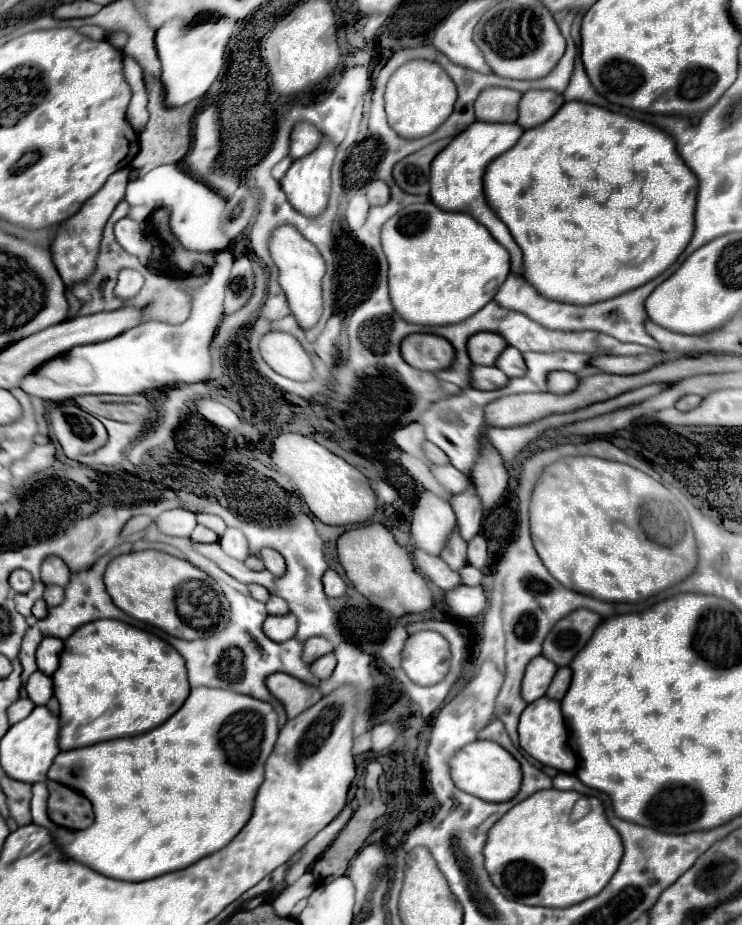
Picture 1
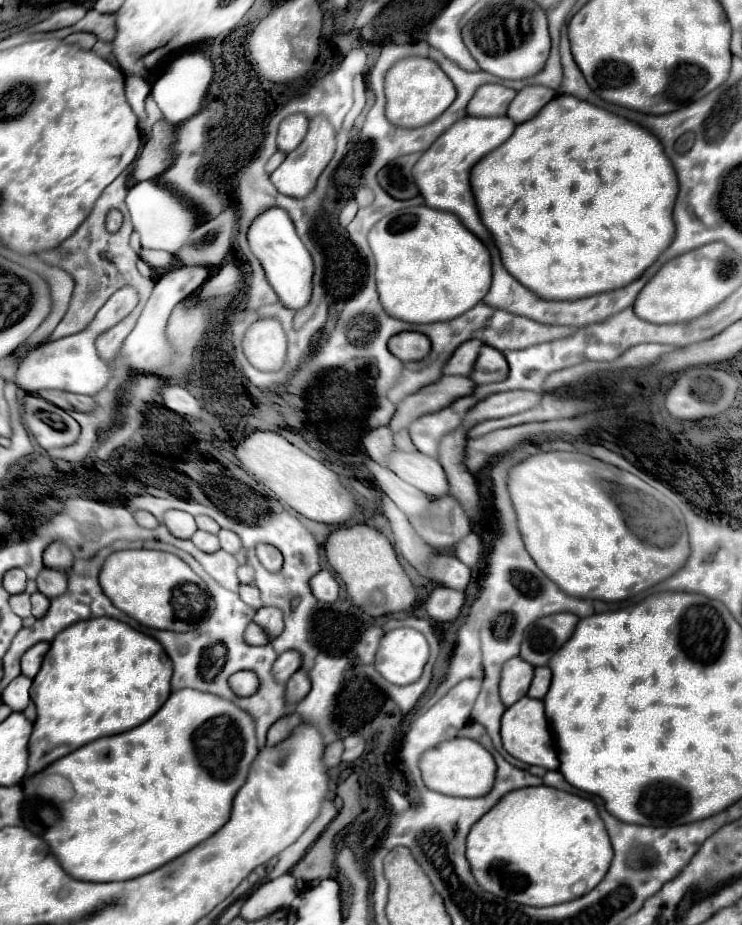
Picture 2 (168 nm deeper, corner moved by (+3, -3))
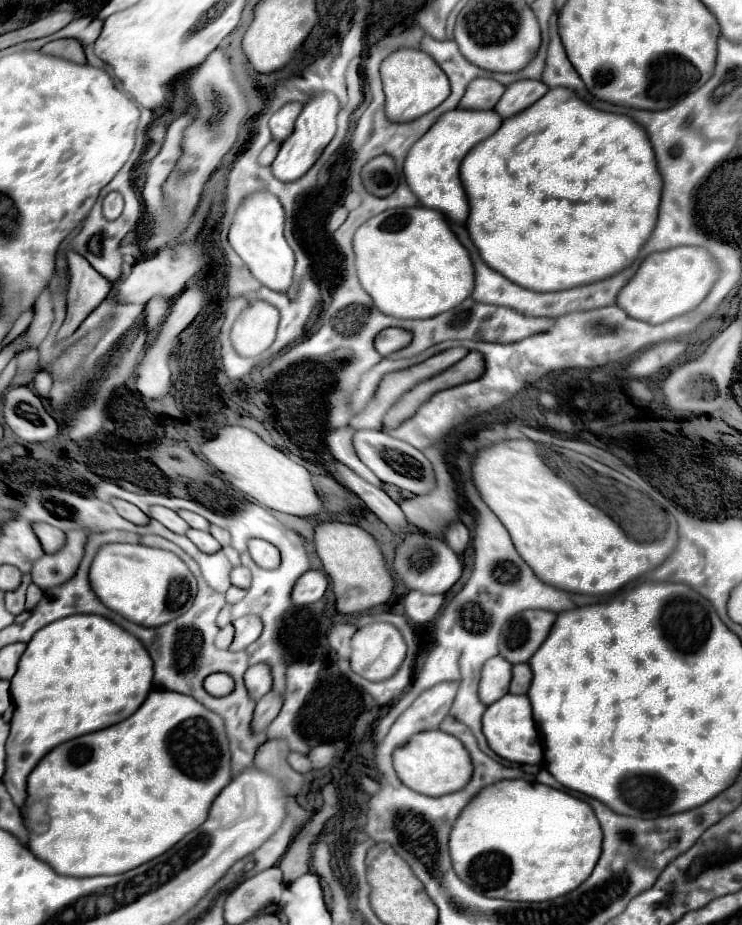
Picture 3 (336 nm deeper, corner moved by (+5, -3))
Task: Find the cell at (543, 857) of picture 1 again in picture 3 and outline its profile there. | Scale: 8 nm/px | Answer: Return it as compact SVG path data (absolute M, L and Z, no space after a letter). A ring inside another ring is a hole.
M525 779L481 789L451 831L451 859L459 877L485 897L549 901L577 889L601 857L603 833L589 803Z

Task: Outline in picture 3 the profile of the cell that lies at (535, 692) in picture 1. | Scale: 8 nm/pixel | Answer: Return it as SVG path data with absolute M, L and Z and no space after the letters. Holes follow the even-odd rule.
M501 655L493 657L491 661L487 661L483 665L481 683L479 683L479 699L485 705L495 703L509 693L511 671L513 671L513 665L507 659L503 659Z

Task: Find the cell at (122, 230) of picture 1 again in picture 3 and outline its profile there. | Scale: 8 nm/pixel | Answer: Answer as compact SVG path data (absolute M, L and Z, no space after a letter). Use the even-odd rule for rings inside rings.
M109 193L103 199L103 217L107 217L109 221L115 221L123 211L123 197L119 193Z

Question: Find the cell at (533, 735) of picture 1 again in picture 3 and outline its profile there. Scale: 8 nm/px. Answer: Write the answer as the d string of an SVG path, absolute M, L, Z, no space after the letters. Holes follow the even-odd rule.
M509 693L507 697L495 701L495 705L489 705L483 717L483 733L491 749L507 761L529 763L529 765L543 763L543 745L541 745L541 737L533 721L533 711L531 711L531 703L527 695Z

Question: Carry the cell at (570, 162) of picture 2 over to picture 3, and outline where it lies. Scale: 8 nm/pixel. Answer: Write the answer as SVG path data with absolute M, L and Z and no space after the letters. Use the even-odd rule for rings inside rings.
M565 87L551 89L519 117L505 119L491 139L471 149L461 163L461 183L469 199L467 231L483 261L537 293L591 285L631 267L655 231L663 193L645 129L627 115L589 107Z

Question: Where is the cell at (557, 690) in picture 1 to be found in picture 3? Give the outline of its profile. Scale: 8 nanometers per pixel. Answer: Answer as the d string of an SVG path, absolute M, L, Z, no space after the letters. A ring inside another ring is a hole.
M513 665L513 681L511 681L509 691L515 695L527 693L531 681L533 681L533 671L529 665Z

